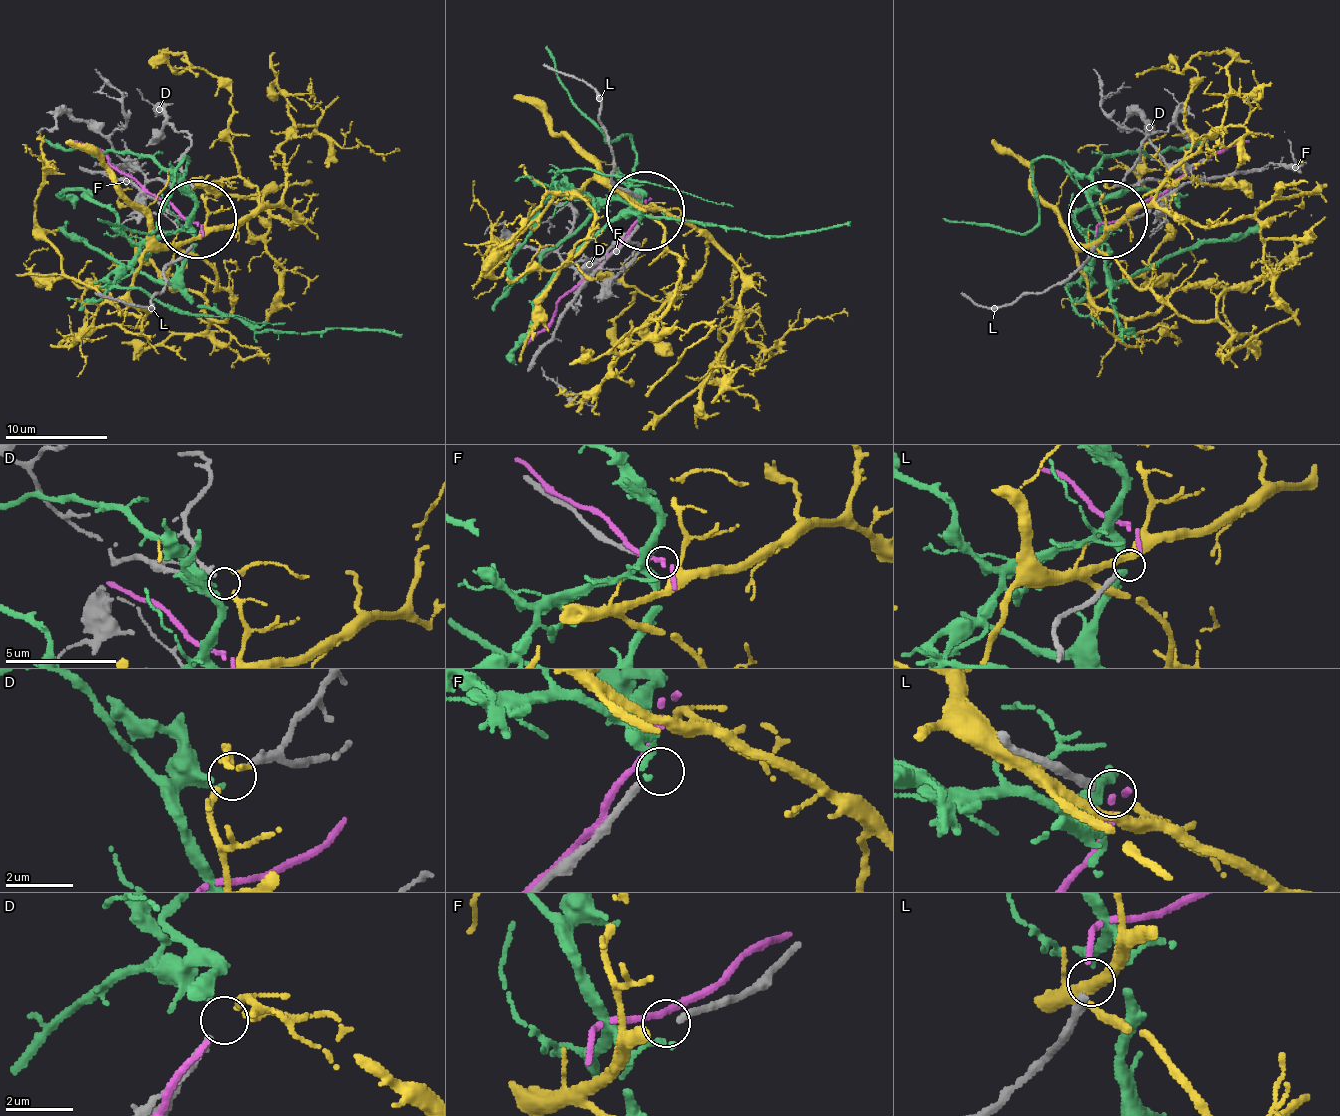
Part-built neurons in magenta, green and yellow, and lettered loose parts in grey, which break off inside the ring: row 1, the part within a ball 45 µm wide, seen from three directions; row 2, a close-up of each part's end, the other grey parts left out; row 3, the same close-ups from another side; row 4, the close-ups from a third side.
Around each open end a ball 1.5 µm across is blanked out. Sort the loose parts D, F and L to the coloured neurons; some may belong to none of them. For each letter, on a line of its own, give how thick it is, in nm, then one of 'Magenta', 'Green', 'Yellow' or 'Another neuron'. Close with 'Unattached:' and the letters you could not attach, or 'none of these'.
D: Thickness 240 nm. Yellow
F: Thickness 220 nm. Another neuron
L: Thickness 240 nm. Magenta
Unattached: F

